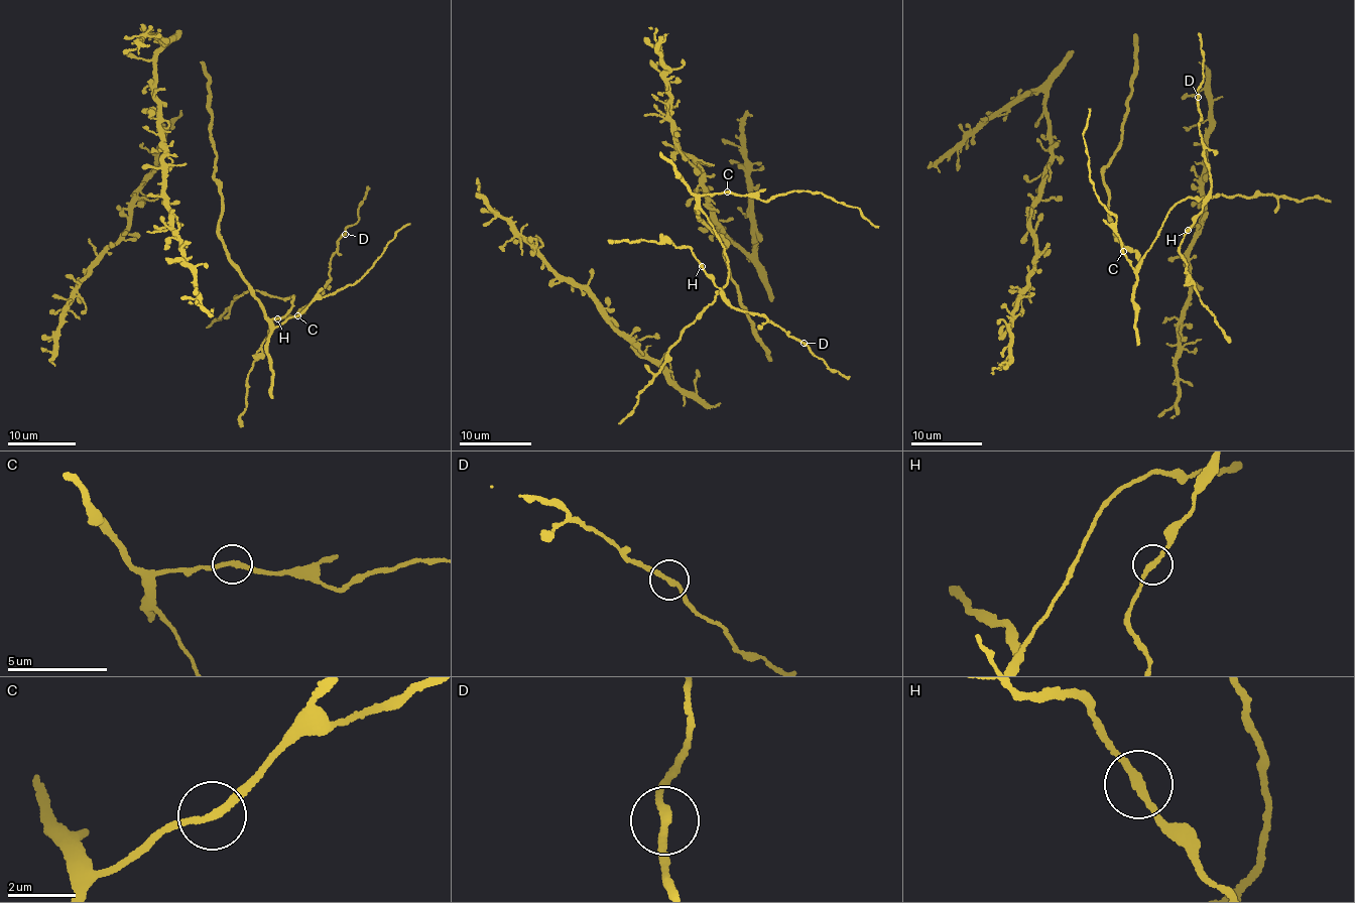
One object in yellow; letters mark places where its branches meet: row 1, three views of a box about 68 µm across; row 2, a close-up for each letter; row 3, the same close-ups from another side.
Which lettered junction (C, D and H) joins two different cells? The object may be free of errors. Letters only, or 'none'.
none

